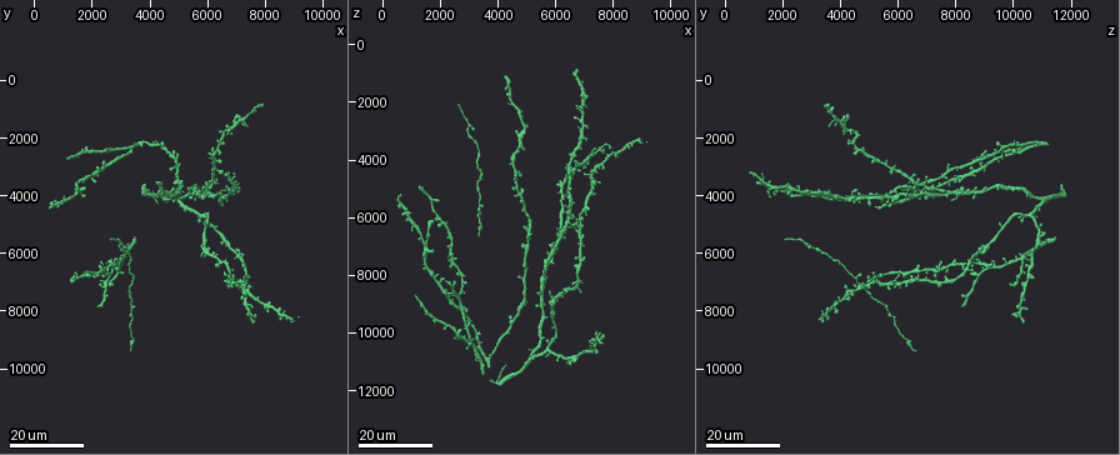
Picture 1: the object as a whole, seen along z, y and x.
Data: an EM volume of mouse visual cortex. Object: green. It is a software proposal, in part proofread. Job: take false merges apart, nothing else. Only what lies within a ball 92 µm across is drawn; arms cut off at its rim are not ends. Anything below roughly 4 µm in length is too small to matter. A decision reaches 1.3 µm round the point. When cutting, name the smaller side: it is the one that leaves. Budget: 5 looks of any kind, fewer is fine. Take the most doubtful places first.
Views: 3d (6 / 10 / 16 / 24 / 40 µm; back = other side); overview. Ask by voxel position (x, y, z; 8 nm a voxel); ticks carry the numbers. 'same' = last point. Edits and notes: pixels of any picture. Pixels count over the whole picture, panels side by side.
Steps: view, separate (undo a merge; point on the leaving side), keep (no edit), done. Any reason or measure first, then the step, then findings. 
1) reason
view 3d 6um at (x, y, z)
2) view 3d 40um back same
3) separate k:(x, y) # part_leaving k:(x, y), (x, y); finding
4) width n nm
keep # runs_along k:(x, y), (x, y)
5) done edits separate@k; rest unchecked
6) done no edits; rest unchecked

three arms meet
view 3d 24um at (2700, 6500, 9100)

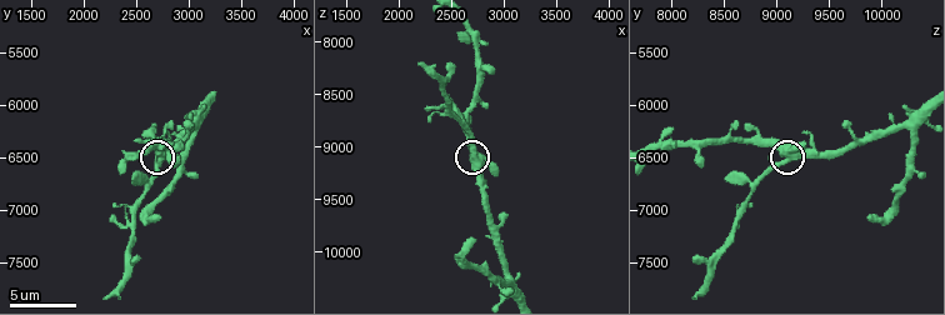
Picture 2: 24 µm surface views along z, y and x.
closer look
view 3d 6um at (2720, 6540, 9060)

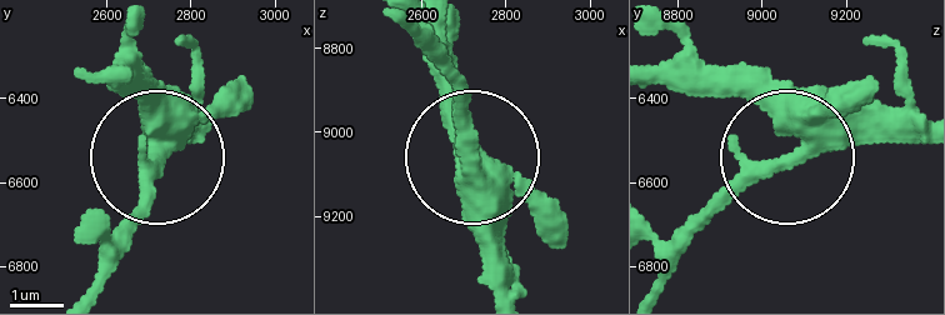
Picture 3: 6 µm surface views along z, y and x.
keep # runs_along 3:(920, 125), (813, 130), (670, 255); all the same cell

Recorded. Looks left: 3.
arms part here
view 3d 16um at (6100, 3900, 6800)

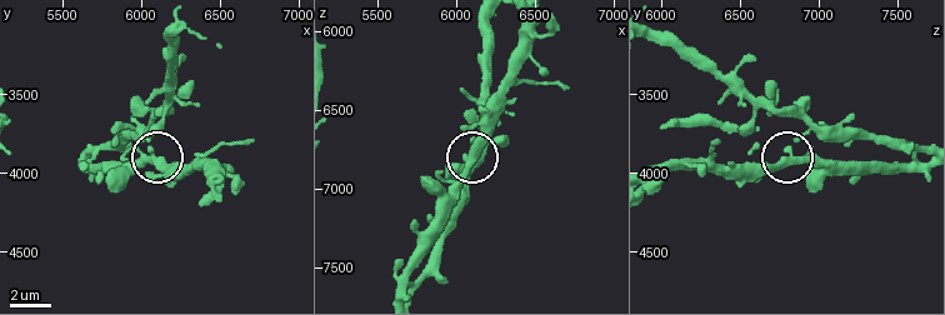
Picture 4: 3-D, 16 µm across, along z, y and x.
view 3d 10um at (6080, 3900, 6820)

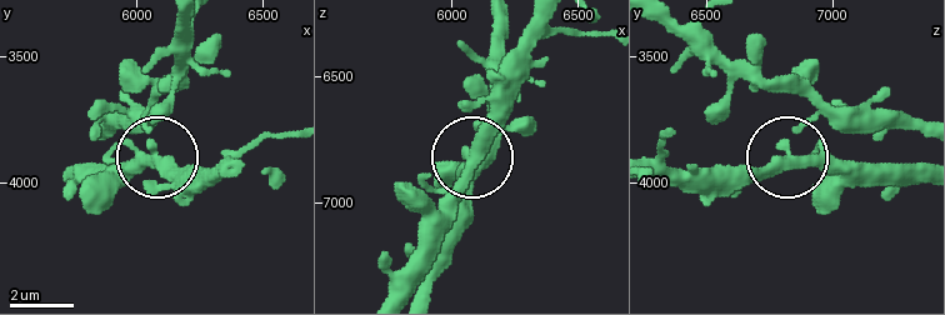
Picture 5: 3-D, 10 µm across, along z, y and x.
side_arm 54 um
keep # one cell here

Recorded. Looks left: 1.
done no edits; rest unchecked

